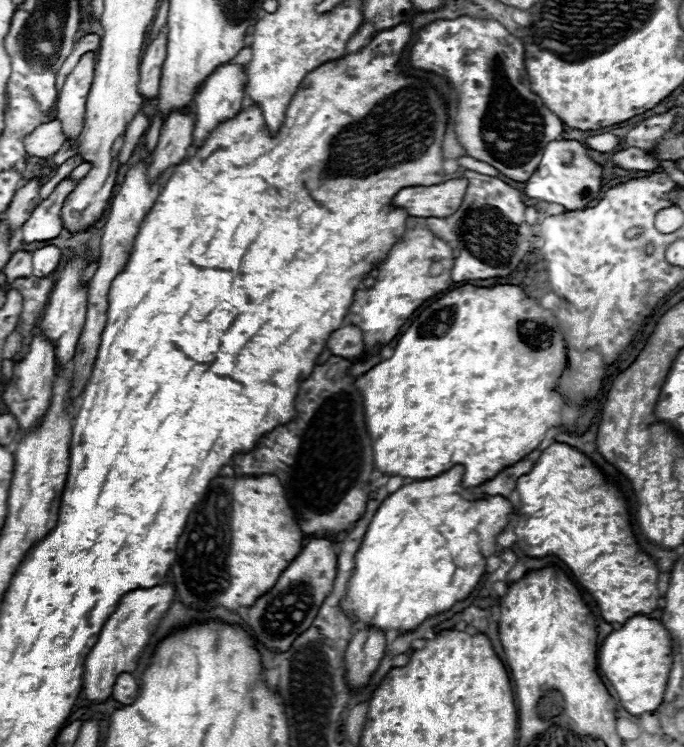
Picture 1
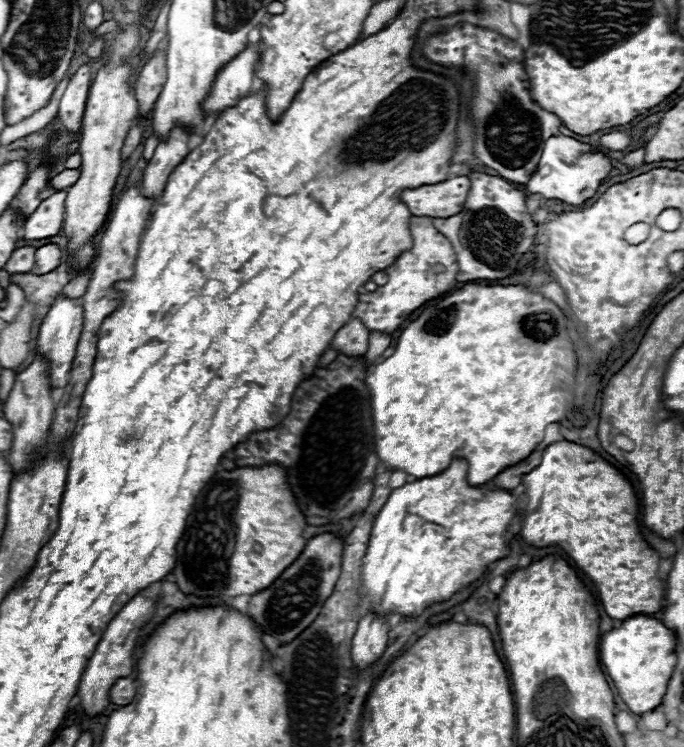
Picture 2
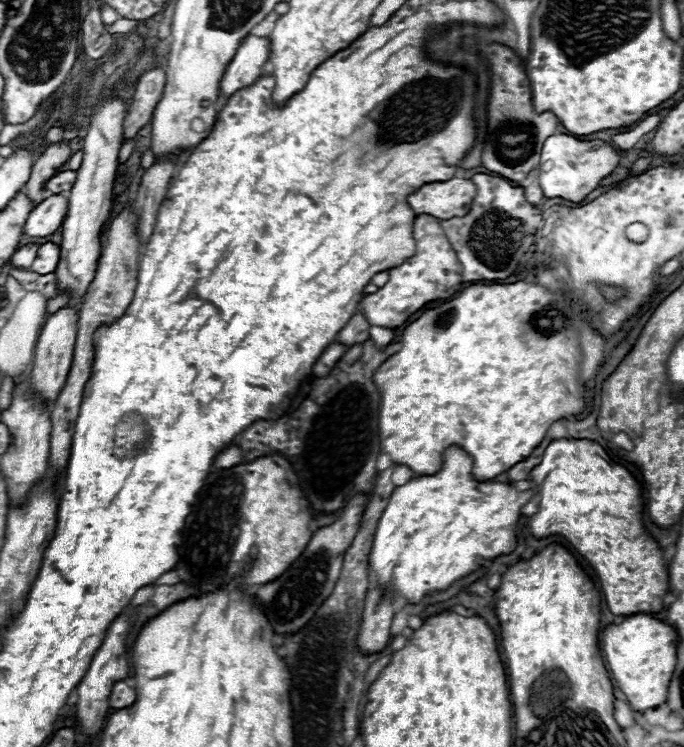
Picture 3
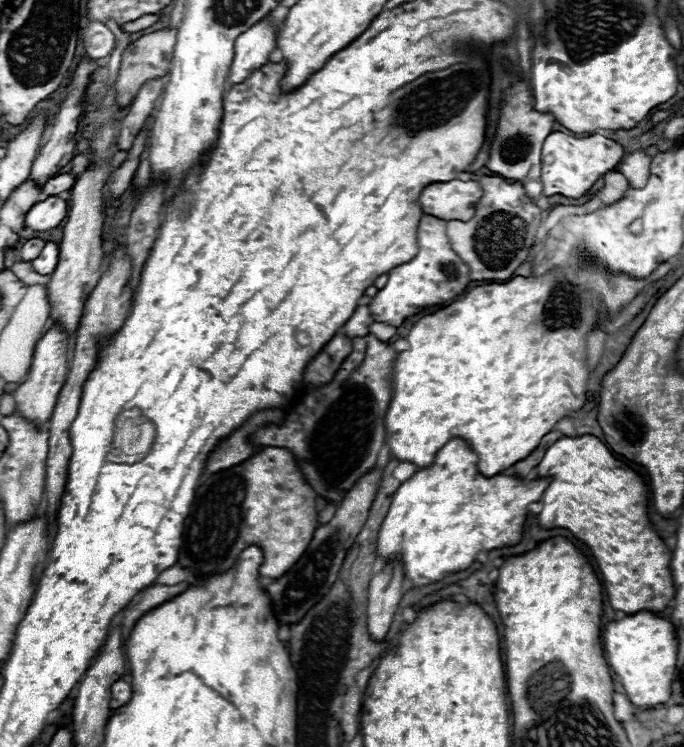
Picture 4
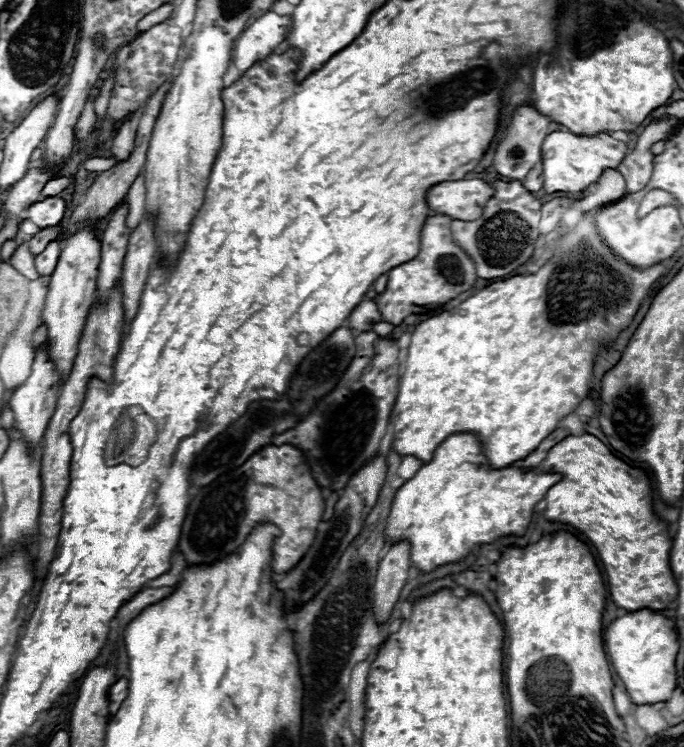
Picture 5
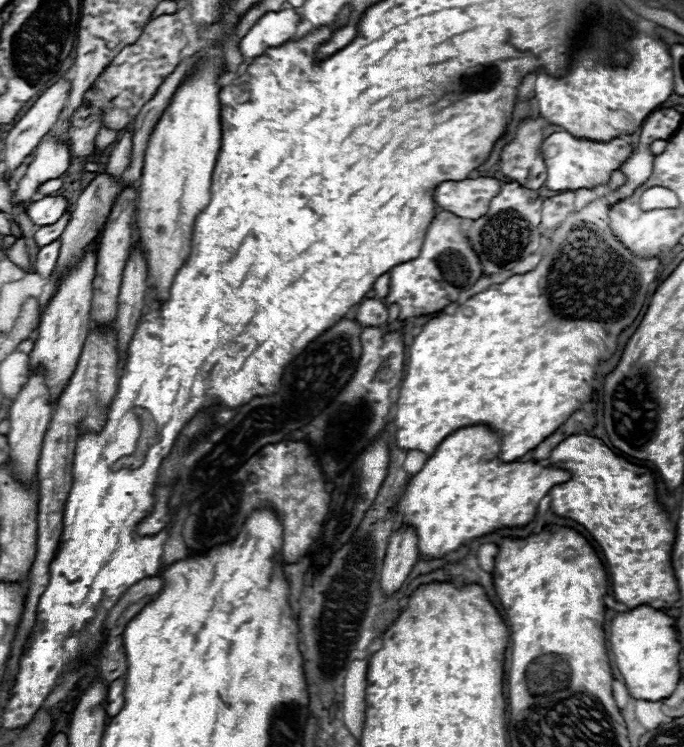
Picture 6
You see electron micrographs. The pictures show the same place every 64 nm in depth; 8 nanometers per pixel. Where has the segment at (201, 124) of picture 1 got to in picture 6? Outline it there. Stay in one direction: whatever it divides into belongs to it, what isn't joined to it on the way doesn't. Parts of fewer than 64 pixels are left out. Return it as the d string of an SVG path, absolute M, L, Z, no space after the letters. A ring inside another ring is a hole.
M294 10L266 12L262 18L258 18L258 22L246 32L246 36L238 44L244 62L250 62L262 56L268 48L276 48L286 40L294 38L294 28L298 24L300 16Z

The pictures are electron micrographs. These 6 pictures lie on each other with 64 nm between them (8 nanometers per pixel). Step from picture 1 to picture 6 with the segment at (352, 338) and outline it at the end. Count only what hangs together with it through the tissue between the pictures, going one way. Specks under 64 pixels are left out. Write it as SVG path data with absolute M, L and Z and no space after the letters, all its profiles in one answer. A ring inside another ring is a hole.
M370 298L370 300L364 300L364 302L358 304L358 308L354 312L354 318L364 328L372 328L372 326L376 328L376 326L380 326L388 320L388 310L382 304L382 300Z

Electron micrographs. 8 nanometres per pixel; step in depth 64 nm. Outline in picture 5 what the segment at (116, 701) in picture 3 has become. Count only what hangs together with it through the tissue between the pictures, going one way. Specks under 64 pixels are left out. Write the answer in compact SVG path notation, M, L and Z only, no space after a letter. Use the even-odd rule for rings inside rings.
M120 678L110 688L110 712L112 714L118 712L120 704L126 700L126 696L128 696L128 680L126 678Z

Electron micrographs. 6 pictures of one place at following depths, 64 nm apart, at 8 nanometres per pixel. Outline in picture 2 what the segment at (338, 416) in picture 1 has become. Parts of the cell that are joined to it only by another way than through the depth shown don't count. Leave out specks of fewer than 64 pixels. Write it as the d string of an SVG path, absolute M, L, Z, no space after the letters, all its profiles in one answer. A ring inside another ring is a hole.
M338 354L326 368L316 368L314 374L298 386L292 398L292 410L278 426L252 434L248 442L238 444L230 452L230 460L238 468L260 468L268 464L282 466L308 526L338 524L344 518L364 512L370 502L378 460L372 436L372 408L368 400L368 388L364 388L366 372L368 370L364 368L360 356L348 358Z

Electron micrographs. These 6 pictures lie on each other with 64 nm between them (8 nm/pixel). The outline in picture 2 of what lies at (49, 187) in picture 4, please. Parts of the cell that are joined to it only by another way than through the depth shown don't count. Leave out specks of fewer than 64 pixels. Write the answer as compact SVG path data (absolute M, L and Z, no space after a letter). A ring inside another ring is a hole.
M80 168L64 170L64 172L60 172L58 176L54 176L50 184L52 184L56 190L60 190L60 188L68 188L68 186L72 186L78 178L80 178Z

